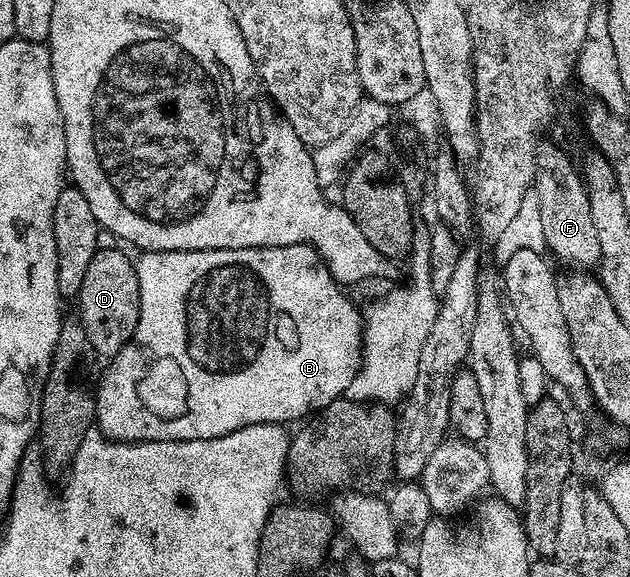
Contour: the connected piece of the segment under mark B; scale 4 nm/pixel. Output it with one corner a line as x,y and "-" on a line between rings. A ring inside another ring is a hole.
306,242
290,244
289,246
259,246
258,248
238,248
237,250
153,250
147,257
148,278
140,284
140,315
138,316
138,328
134,328
134,336
117,354
103,367
98,378
96,387
96,420
95,425
105,438
114,442
185,442
186,440
210,440
221,438
235,430
241,430
247,426
271,426
273,424
299,423
316,413
317,410
326,408
334,400
345,397
350,388
350,380
360,370
360,359
364,344
364,324
362,321
362,310
359,310
350,299
344,295
345,287
336,282
334,276
328,270
320,253

